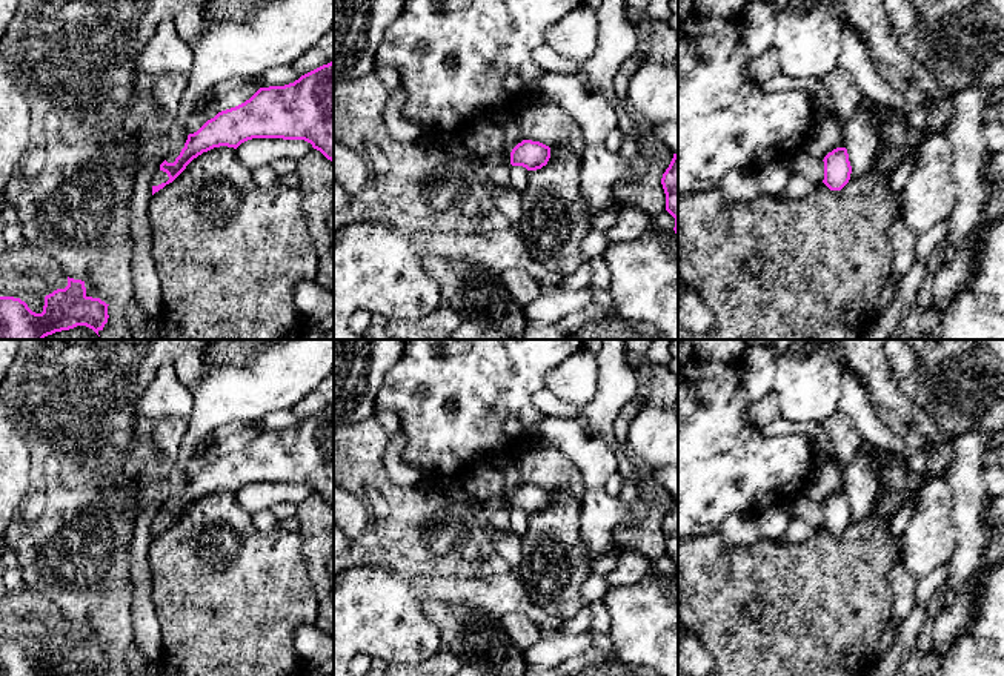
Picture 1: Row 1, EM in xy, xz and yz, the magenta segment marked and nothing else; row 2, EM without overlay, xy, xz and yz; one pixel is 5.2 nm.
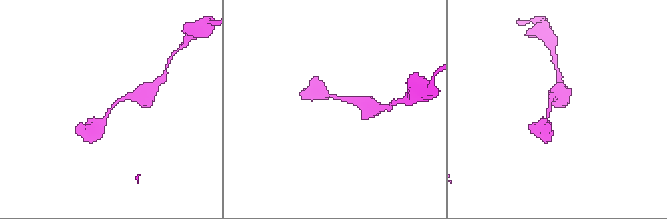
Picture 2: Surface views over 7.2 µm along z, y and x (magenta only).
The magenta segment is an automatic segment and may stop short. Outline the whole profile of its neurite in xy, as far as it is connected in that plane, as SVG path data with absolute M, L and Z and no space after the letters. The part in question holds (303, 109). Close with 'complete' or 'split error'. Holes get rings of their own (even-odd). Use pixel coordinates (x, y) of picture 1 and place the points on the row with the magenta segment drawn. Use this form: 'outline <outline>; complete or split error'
outline M334 61L294 83L260 88L244 103L208 120L188 135L174 163L165 160L160 164L169 180L152 186L152 195L172 183L203 152L220 146L237 149L252 138L304 140L334 163Z; complete

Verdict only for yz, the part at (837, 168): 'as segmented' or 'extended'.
as segmented

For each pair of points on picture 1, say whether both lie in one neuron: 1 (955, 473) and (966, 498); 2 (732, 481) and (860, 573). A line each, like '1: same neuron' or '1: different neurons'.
1: same neuron
2: different neurons

